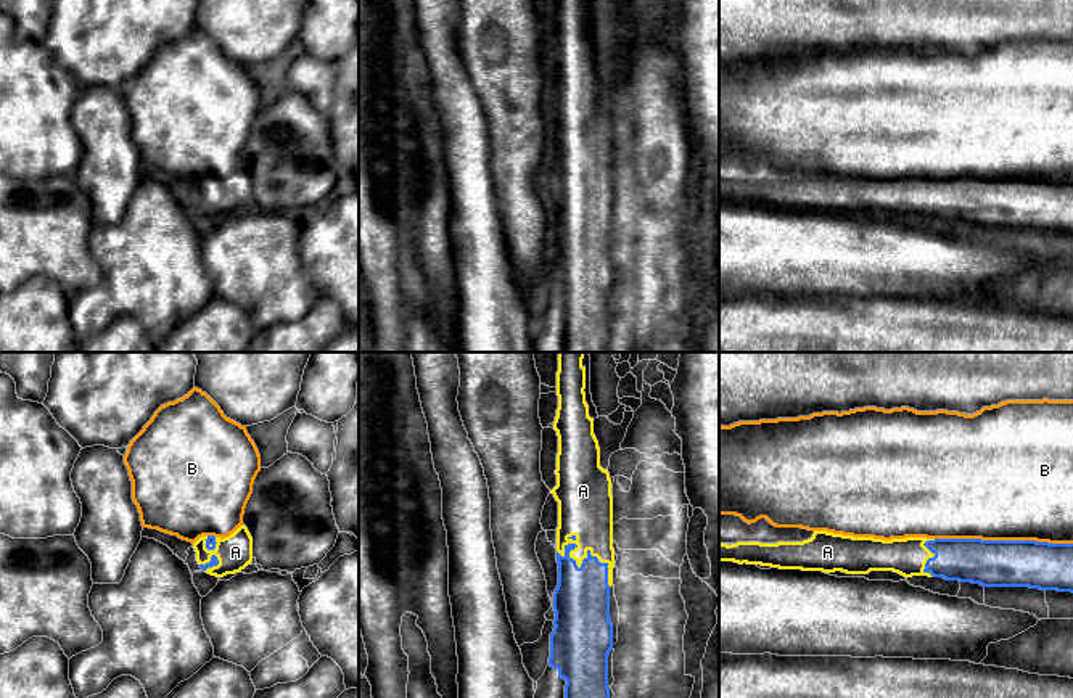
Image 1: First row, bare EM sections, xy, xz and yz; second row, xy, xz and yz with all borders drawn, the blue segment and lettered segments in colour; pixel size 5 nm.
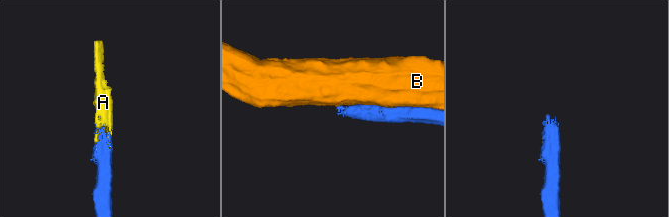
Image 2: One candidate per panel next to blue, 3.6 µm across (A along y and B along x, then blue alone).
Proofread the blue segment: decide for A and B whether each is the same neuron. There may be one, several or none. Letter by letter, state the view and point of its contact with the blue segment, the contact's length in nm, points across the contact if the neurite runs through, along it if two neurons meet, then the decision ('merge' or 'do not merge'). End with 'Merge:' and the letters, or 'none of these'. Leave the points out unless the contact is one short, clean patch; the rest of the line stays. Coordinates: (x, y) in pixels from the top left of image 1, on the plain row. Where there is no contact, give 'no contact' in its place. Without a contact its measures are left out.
A: contact xz (587, 195); length 340 nm; merge
B: contact yz (1004, 180); length 700 nm; do not merge
Merge: A

